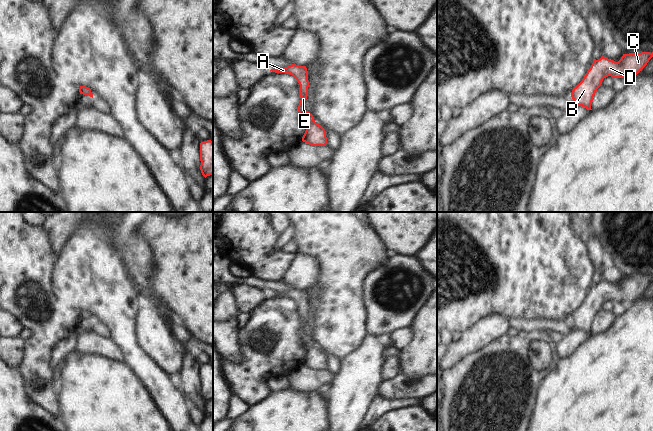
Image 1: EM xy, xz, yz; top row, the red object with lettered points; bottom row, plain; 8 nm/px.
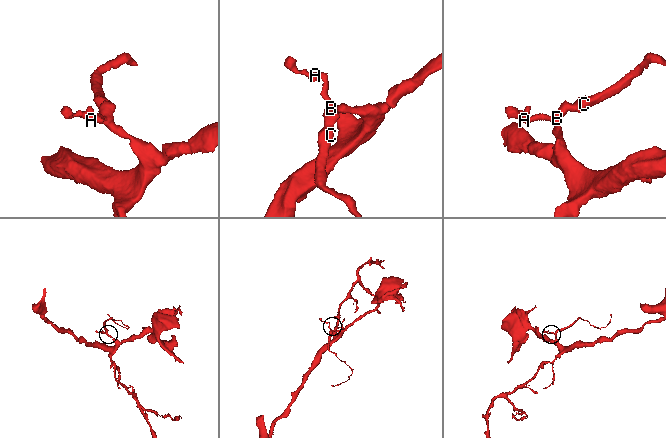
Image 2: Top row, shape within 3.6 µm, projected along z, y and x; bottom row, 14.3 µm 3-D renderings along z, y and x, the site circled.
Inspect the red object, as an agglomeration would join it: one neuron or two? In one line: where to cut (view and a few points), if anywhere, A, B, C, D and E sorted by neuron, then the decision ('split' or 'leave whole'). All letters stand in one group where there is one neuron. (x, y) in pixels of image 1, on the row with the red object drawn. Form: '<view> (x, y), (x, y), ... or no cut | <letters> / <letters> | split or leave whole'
no cut | A B C D E | leave whole

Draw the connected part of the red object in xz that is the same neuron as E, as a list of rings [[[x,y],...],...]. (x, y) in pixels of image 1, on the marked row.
[[[292,64],[290,66],[278,69],[271,69],[275,73],[287,73],[292,75],[300,85],[300,103],[297,110],[306,124],[306,131],[302,137],[302,141],[312,146],[326,146],[327,137],[325,129],[315,122],[314,117],[304,109],[304,104],[308,96],[308,71],[306,66]]]

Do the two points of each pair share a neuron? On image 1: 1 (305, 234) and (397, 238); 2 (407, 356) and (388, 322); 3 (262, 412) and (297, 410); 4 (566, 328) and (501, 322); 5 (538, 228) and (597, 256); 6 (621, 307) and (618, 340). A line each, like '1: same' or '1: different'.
1: different
2: different
3: same
4: different
5: different
6: different

